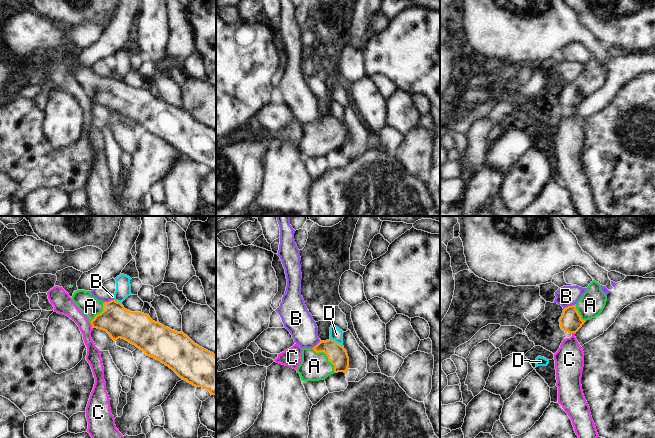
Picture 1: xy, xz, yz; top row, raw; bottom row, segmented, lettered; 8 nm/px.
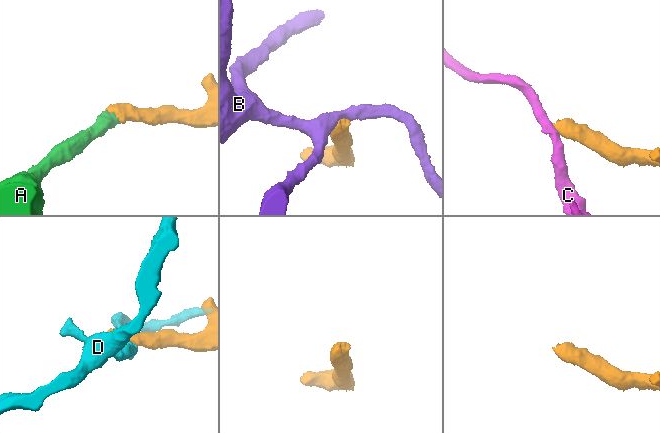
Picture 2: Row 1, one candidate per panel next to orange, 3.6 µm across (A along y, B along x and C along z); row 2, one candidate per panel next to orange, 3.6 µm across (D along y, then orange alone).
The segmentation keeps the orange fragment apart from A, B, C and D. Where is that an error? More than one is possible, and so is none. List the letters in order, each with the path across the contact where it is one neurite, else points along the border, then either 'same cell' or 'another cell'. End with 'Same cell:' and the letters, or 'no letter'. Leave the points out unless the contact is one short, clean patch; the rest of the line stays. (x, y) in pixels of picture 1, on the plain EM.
A: way xz (337, 131), (326, 131), (314, 142); same cell
B: border yz (575, 79), (563, 84); another cell
C: border xy (89, 98), (92, 104); another cell
D: border xz (330, 114), (342, 122); another cell
Same cell: A

